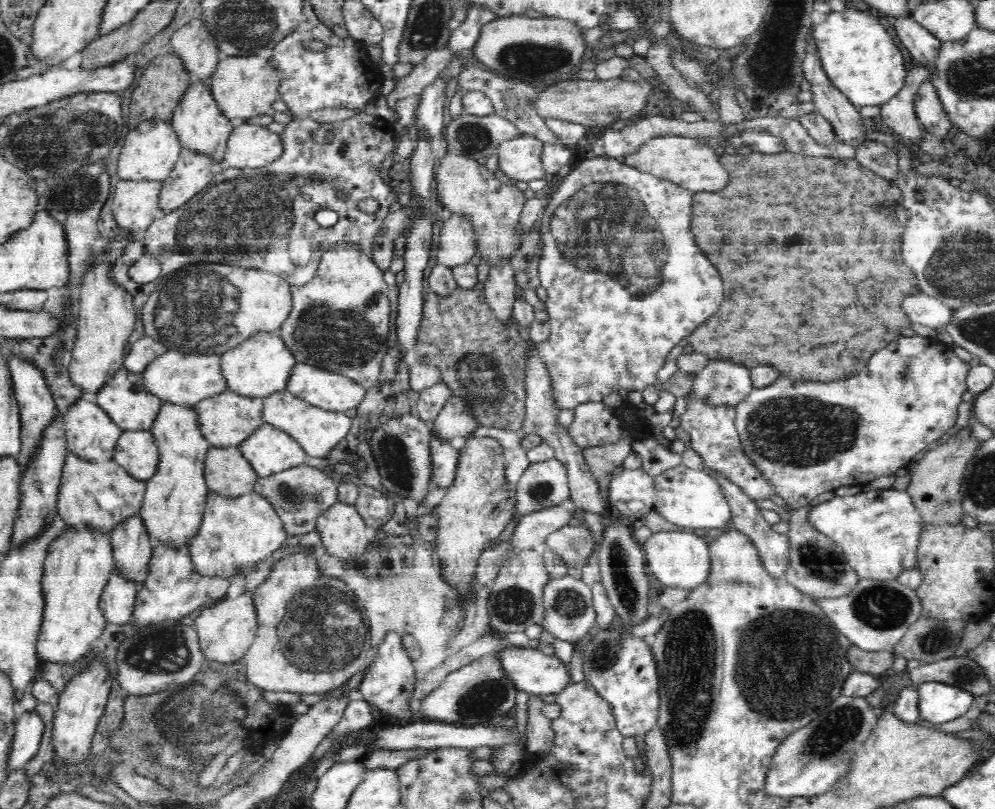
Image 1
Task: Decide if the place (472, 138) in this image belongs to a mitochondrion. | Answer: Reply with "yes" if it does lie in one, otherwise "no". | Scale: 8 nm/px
yes

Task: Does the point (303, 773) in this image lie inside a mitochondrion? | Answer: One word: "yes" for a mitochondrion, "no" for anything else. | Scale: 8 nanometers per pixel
no

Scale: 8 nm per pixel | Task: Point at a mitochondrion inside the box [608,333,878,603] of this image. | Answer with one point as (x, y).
(795, 430)

